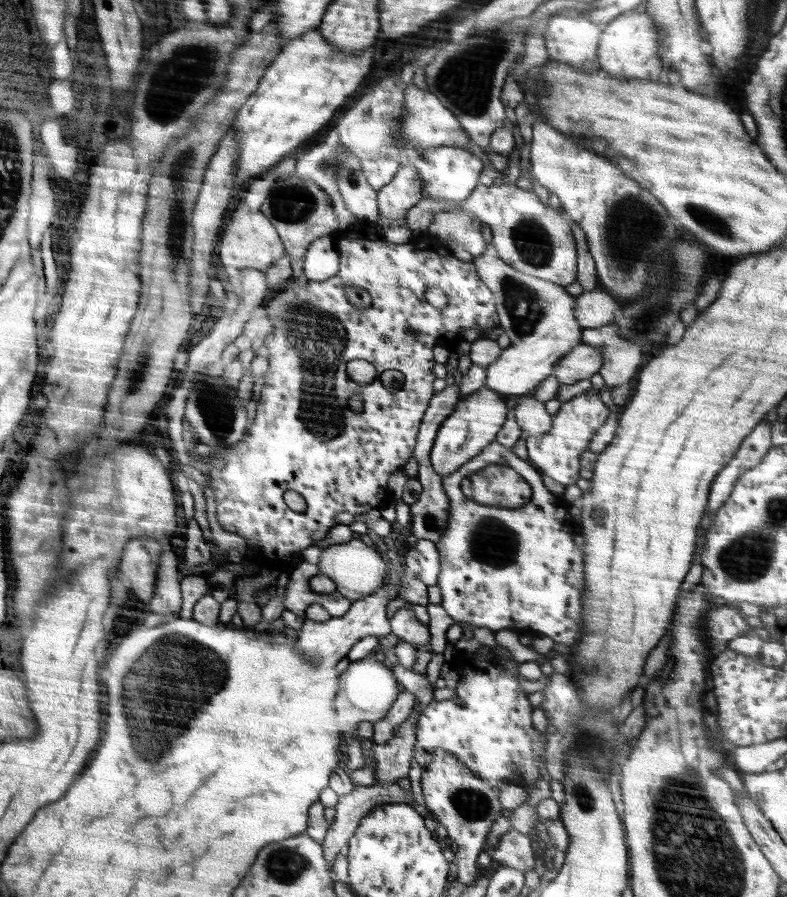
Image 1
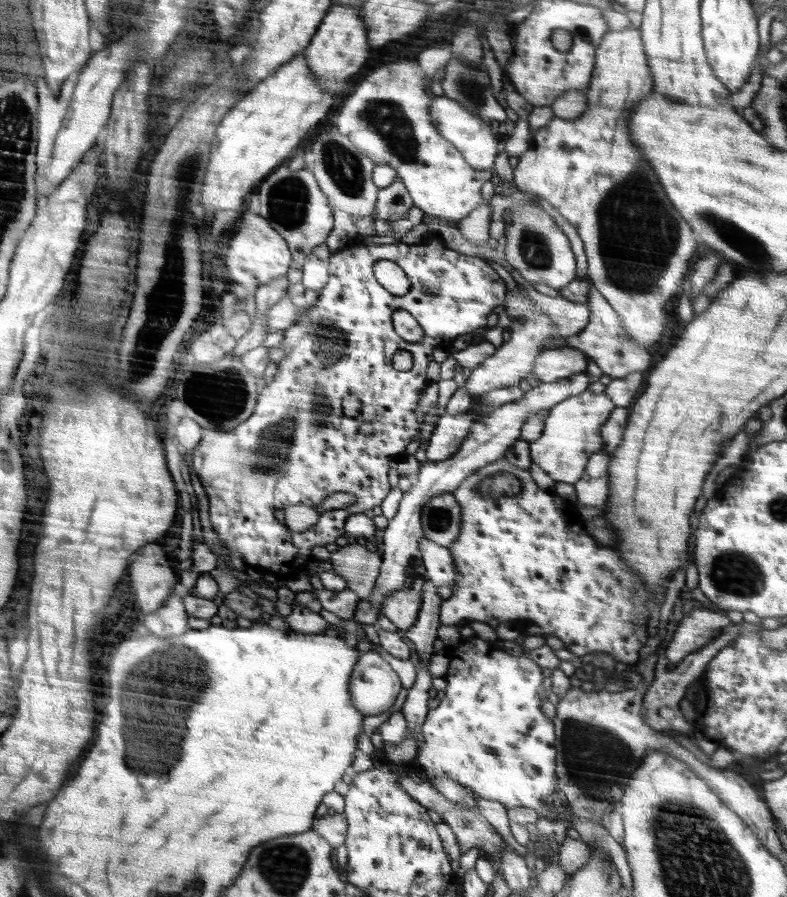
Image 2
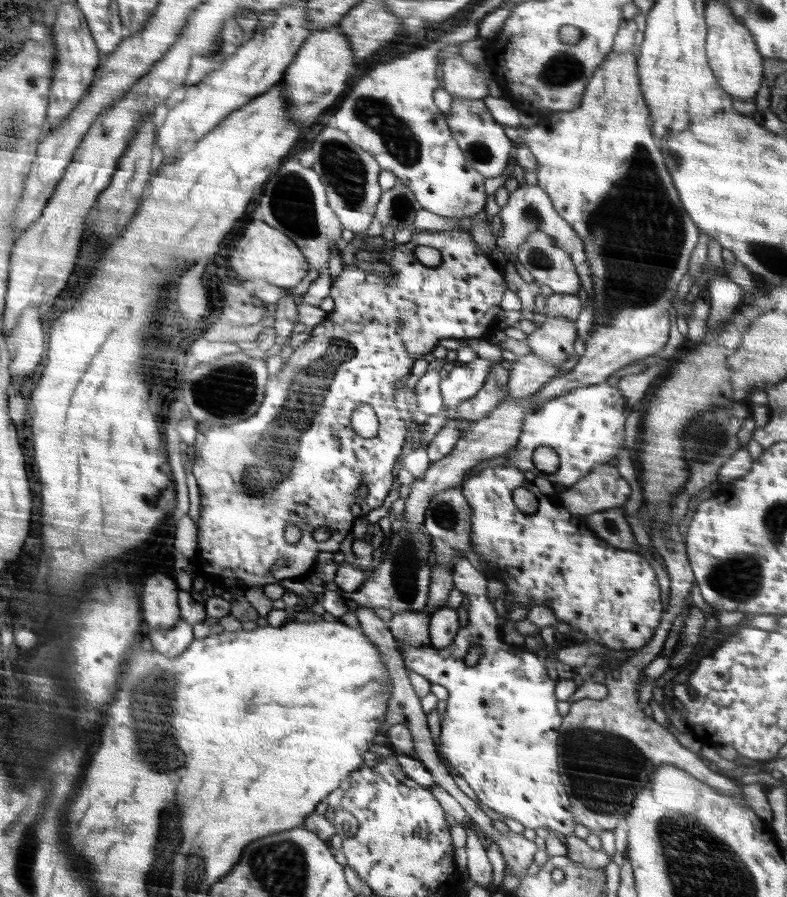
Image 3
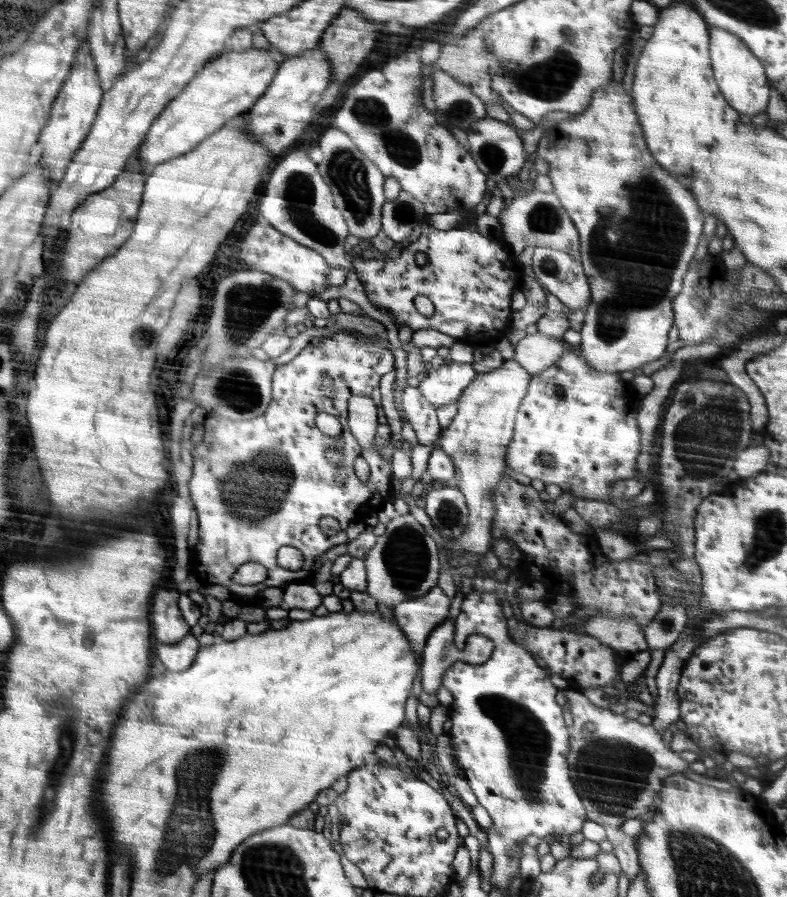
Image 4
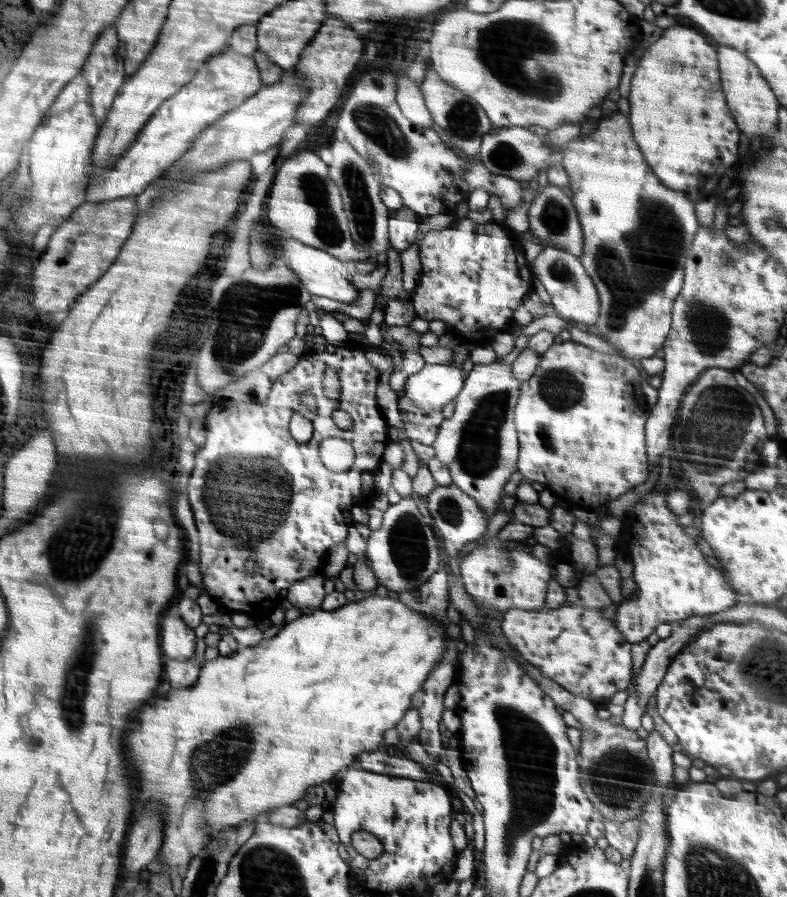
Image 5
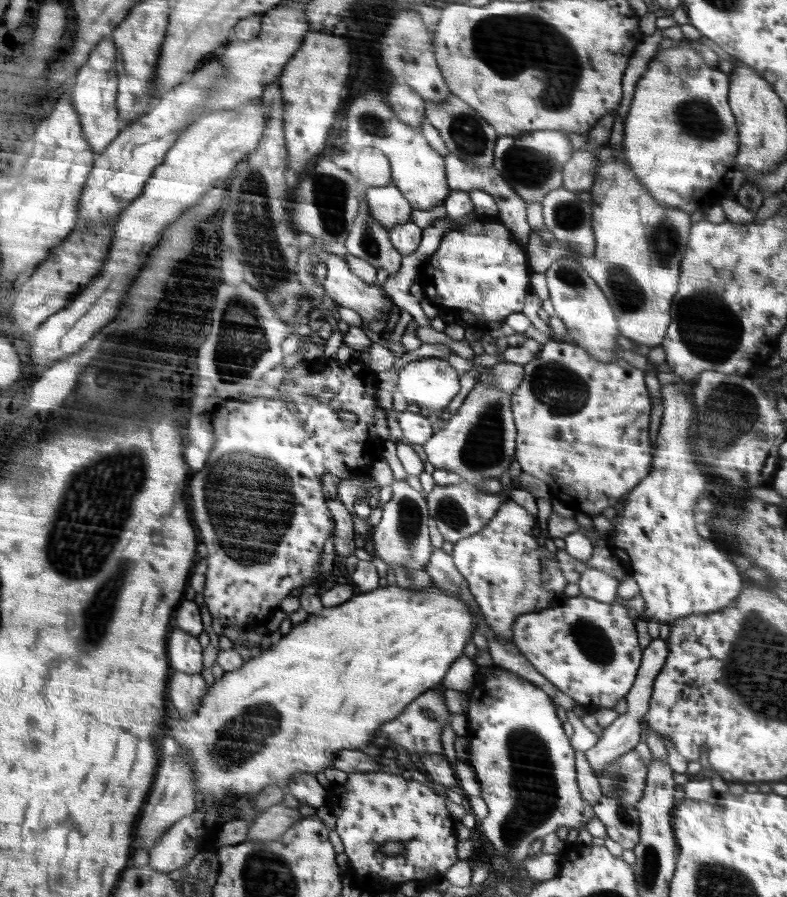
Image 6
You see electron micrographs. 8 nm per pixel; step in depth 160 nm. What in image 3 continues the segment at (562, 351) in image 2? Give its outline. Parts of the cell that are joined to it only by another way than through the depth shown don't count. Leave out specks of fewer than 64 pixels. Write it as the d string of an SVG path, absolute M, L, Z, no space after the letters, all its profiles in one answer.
M529 354L516 358L515 363L506 364L509 368L508 393L506 400L522 400L535 394L553 377L556 377L559 366L548 364L542 358Z

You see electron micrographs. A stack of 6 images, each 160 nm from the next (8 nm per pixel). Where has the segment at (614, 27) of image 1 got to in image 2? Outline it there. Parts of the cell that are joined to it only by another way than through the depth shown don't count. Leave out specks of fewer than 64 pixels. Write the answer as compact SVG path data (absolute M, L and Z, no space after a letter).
M631 24L624 30L606 34L602 46L596 49L596 67L593 72L594 84L589 84L590 88L586 88L588 92L585 91L587 109L580 118L554 117L540 128L532 137L530 148L518 157L513 181L520 191L548 200L576 228L585 248L587 276L592 285L618 313L626 334L648 351L654 342L660 342L666 322L664 304L678 290L676 284L682 282L684 272L688 270L688 260L692 258L701 238L674 210L662 186L658 184L656 174L640 156L626 128L626 116L642 98L646 98L646 94L650 94L654 84L641 30Z

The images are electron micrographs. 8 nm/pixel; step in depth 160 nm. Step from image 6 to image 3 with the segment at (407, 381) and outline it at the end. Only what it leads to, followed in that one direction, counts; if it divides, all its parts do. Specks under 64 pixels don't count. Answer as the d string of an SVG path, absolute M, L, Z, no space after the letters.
M476 358L466 364L459 364L450 371L448 377L440 380L442 403L446 405L445 424L456 419L457 407L461 402L472 399L484 387L494 362Z

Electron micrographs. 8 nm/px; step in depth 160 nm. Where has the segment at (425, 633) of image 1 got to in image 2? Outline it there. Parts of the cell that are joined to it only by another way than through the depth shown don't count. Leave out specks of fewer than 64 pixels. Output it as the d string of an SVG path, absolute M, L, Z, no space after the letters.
M409 565L405 587L382 599L381 614L395 624L401 633L412 628L417 621L421 609L421 590L427 580L426 576L416 573Z

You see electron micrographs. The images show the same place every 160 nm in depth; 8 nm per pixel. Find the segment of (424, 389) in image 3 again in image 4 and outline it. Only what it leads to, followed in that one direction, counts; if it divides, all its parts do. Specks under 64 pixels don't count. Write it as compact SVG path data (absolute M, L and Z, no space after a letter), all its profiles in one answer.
M407 386L401 396L402 410L421 444L433 444L442 432L437 406L422 396L416 386Z

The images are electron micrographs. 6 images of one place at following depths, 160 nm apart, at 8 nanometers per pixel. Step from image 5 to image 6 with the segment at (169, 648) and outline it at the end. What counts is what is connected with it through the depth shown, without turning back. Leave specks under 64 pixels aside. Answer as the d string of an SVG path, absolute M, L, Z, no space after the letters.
M180 628L172 634L170 640L170 660L176 666L176 670L188 674L200 673L202 670L202 648L200 642L191 634L182 632Z

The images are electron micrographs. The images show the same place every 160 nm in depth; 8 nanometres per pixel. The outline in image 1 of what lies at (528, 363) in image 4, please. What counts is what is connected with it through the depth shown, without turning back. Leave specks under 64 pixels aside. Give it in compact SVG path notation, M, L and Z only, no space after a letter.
M602 287L575 297L574 318L581 329L600 328L618 316L621 303Z

